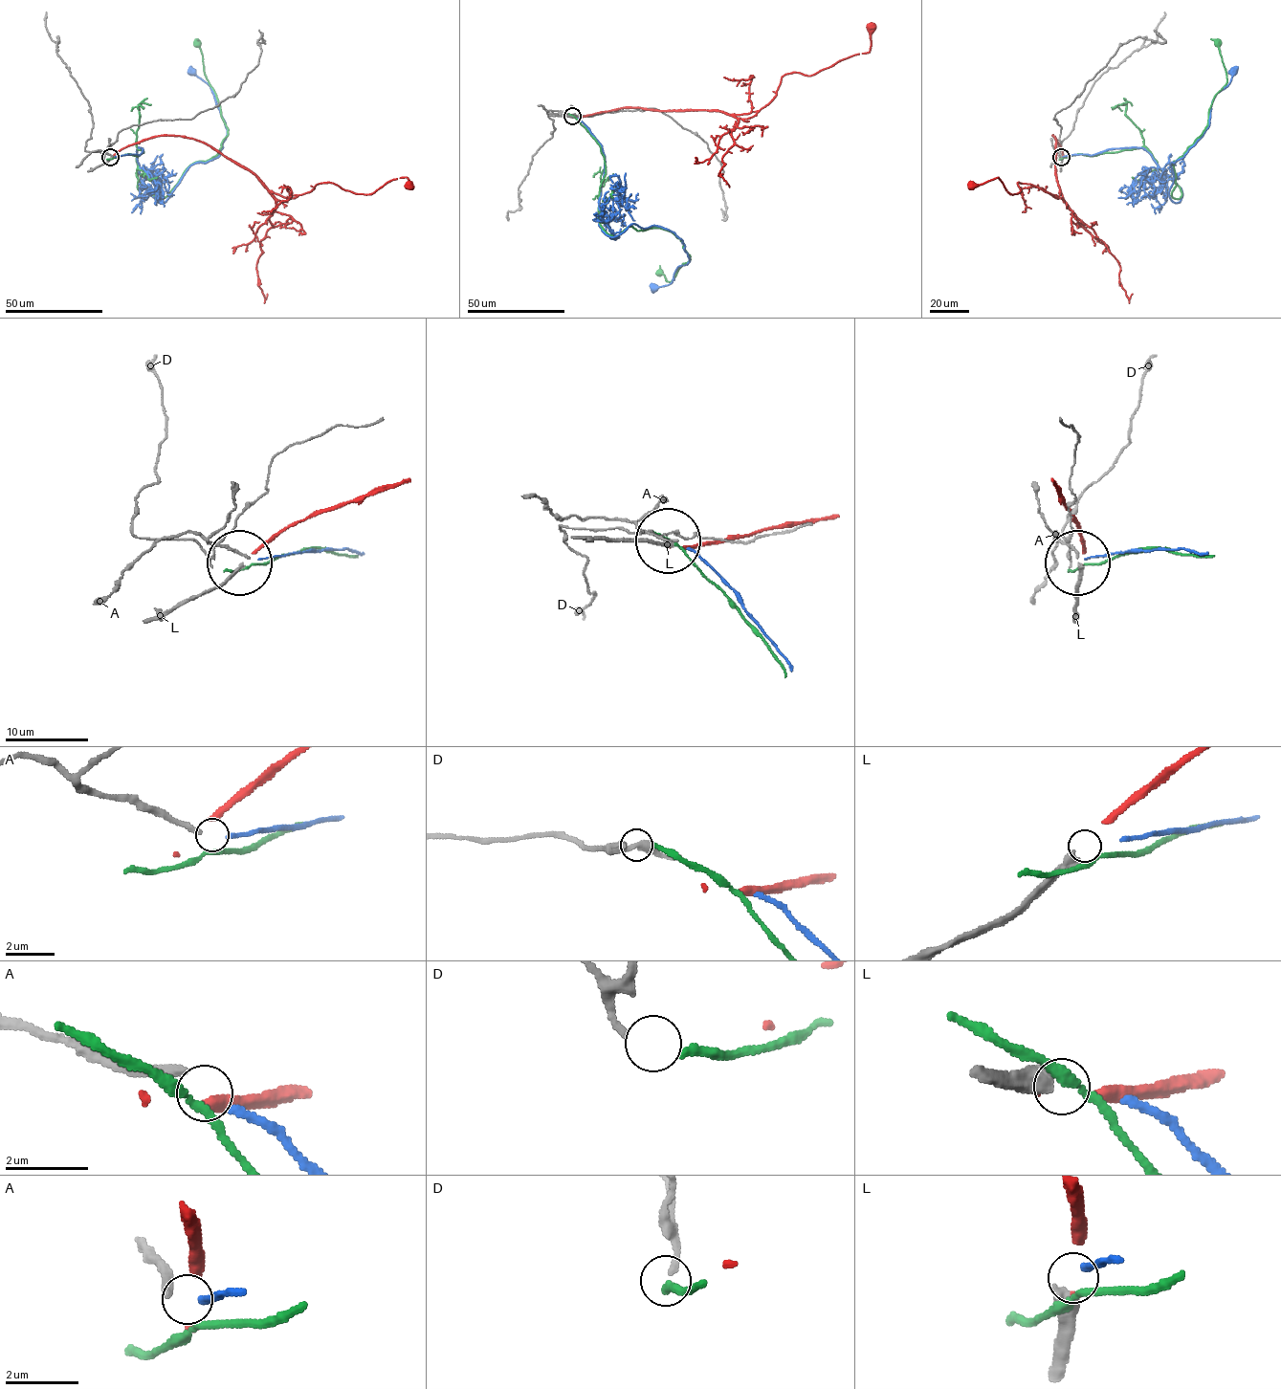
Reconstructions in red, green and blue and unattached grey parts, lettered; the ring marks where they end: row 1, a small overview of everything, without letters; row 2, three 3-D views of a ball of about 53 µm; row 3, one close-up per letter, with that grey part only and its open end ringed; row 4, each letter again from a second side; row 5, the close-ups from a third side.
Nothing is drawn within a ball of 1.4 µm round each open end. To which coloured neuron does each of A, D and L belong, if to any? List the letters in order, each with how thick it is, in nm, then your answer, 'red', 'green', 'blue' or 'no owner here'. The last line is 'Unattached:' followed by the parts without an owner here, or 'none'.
A: calibre 240 nm; blue
D: calibre 150 nm; green
L: calibre 420 nm; red
Unattached: none

